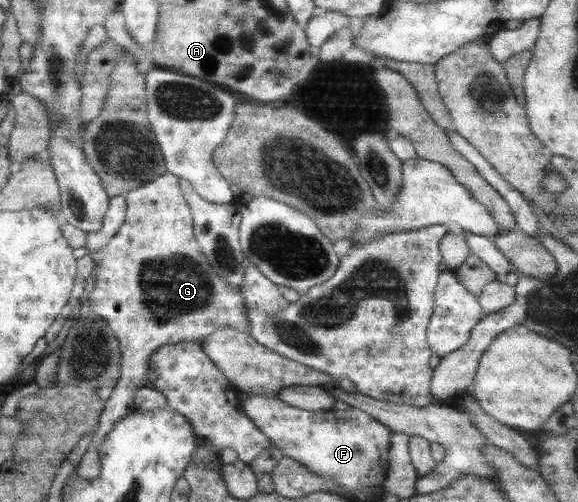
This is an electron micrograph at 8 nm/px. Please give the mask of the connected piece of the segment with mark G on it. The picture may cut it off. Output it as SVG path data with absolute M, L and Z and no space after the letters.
M167 171L164 175L127 192L125 202L127 210L120 229L102 249L89 251L98 267L96 284L88 295L90 309L106 319L108 328L120 342L122 365L120 379L104 404L92 441L73 472L83 479L96 479L101 474L100 461L98 461L99 447L108 433L114 429L114 424L122 417L126 417L135 406L134 396L140 388L144 387L146 367L150 357L156 353L156 349L184 341L203 341L220 328L233 328L250 334L245 295L241 287L235 290L227 284L226 280L218 277L210 267L207 257L202 253L193 232L193 215L183 196L179 178Z

